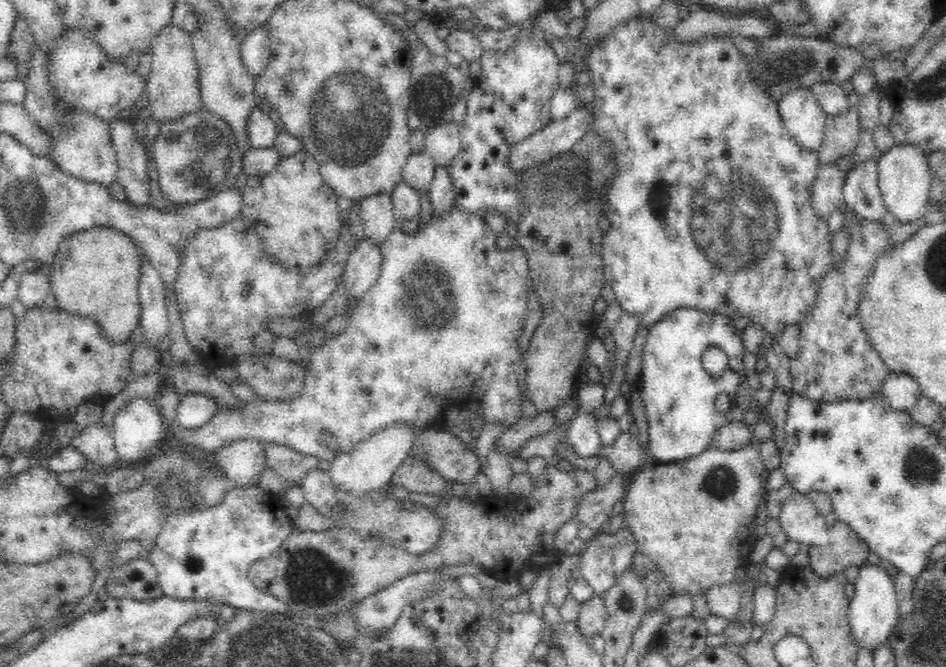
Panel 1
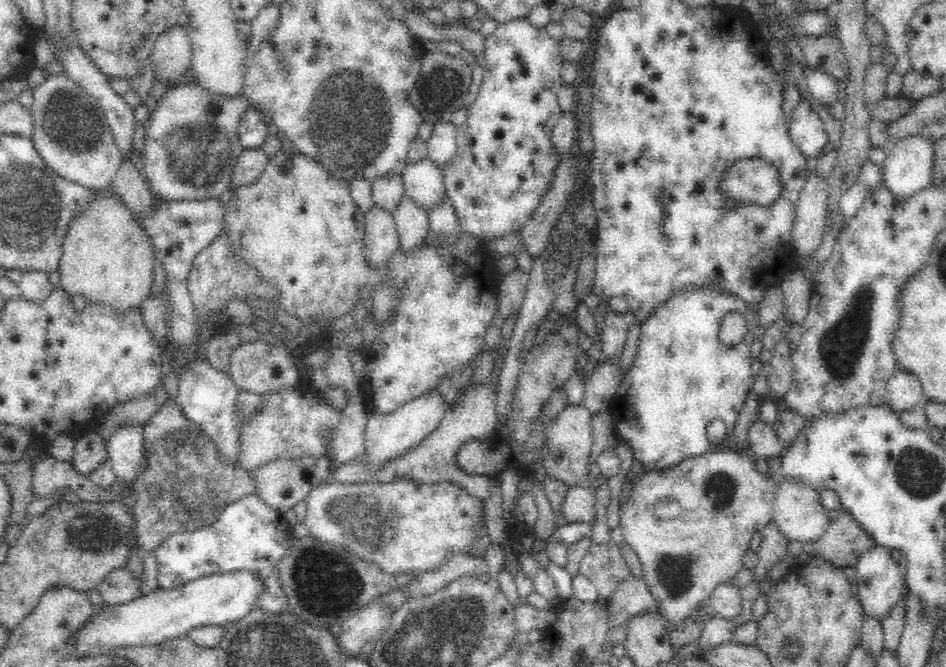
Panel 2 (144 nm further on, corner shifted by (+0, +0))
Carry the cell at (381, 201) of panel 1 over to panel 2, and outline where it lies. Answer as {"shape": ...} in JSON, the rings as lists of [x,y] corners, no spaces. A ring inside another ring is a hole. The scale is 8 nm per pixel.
{"shape":[[[386,174],[372,182],[372,202],[388,212],[396,212],[398,204],[406,196],[402,174]]]}

